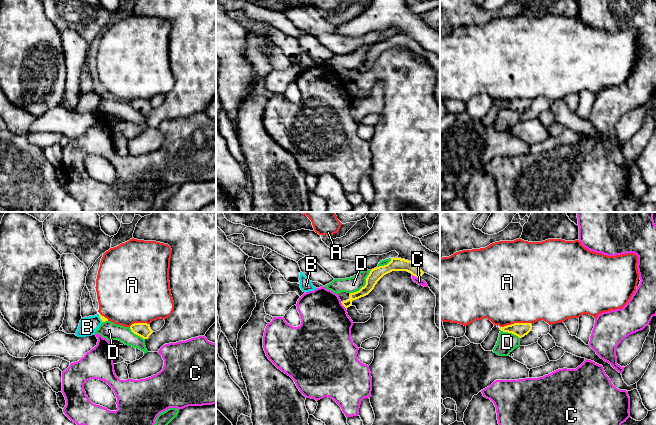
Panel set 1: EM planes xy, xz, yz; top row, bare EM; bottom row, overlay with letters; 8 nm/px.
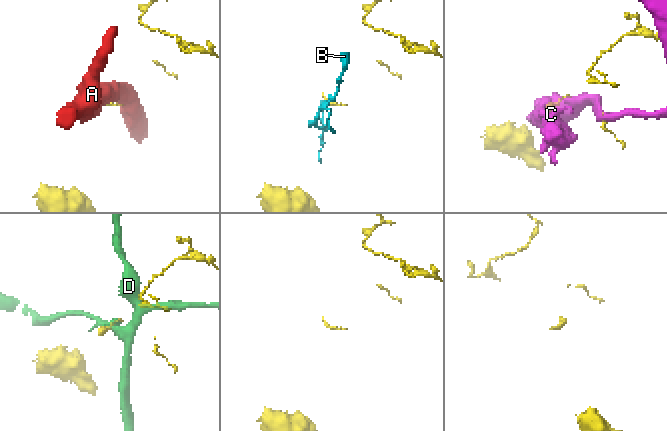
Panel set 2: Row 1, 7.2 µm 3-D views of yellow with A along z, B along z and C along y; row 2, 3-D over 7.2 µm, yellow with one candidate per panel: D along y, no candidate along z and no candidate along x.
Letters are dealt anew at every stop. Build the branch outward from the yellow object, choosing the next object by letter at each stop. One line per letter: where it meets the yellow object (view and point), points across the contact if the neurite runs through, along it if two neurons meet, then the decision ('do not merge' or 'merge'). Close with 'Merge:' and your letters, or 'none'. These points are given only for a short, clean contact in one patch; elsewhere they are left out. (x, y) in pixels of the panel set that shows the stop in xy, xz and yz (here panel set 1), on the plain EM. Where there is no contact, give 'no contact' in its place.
A: yz (516, 99) | do not merge
B: xy (100, 94) | along xy (98, 90), (102, 97) | do not merge
C: xz (416, 52) | do not merge
D: xz (365, 61) | do not merge
Merge: none

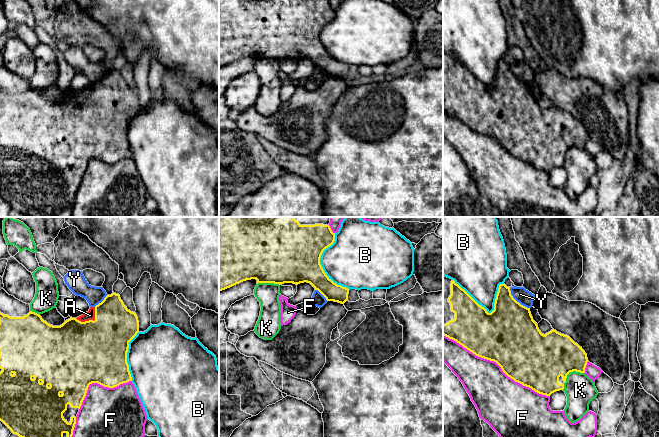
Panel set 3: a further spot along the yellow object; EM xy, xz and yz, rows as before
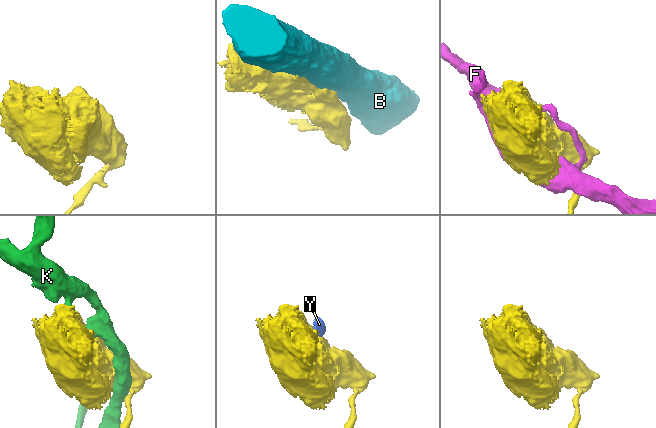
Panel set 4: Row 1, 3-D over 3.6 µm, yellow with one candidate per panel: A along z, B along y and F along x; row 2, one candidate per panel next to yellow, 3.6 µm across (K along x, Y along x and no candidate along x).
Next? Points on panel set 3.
A: xy (90, 96) | across xy (92, 127), (90, 96), (90, 91) | merge
B: yz (472, 74) | do not merge
F: yz (496, 138) | do not merge
K: yz (568, 149) | do not merge
Y: yz (516, 77) | along yz (509, 64), (510, 70), (521, 80), (529, 84) | do not merge
Merge: A

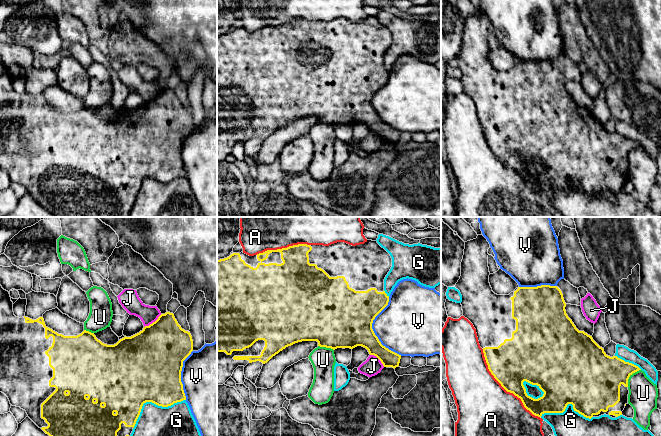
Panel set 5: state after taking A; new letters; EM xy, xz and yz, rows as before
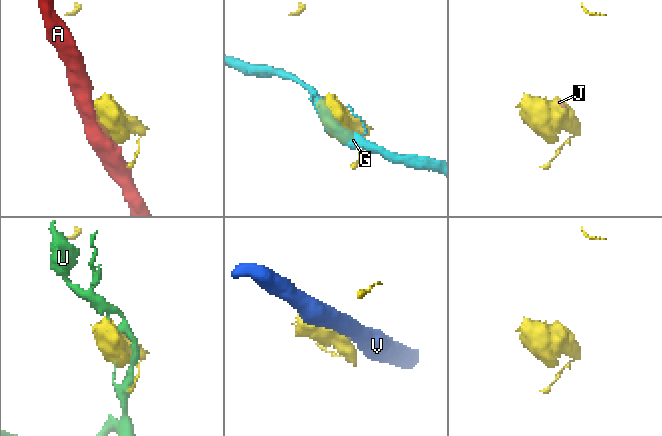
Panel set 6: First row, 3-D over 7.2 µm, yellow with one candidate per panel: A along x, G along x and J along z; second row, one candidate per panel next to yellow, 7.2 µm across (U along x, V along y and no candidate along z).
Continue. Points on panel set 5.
A: yz (504, 164) | do not merge
G: xy (152, 178) | do not merge
J: xy (153, 98) | along xy (161, 90), (144, 103) | do not merge
U: yz (629, 152) | do not merge
V: xz (372, 106) | do not merge
Merge: none

